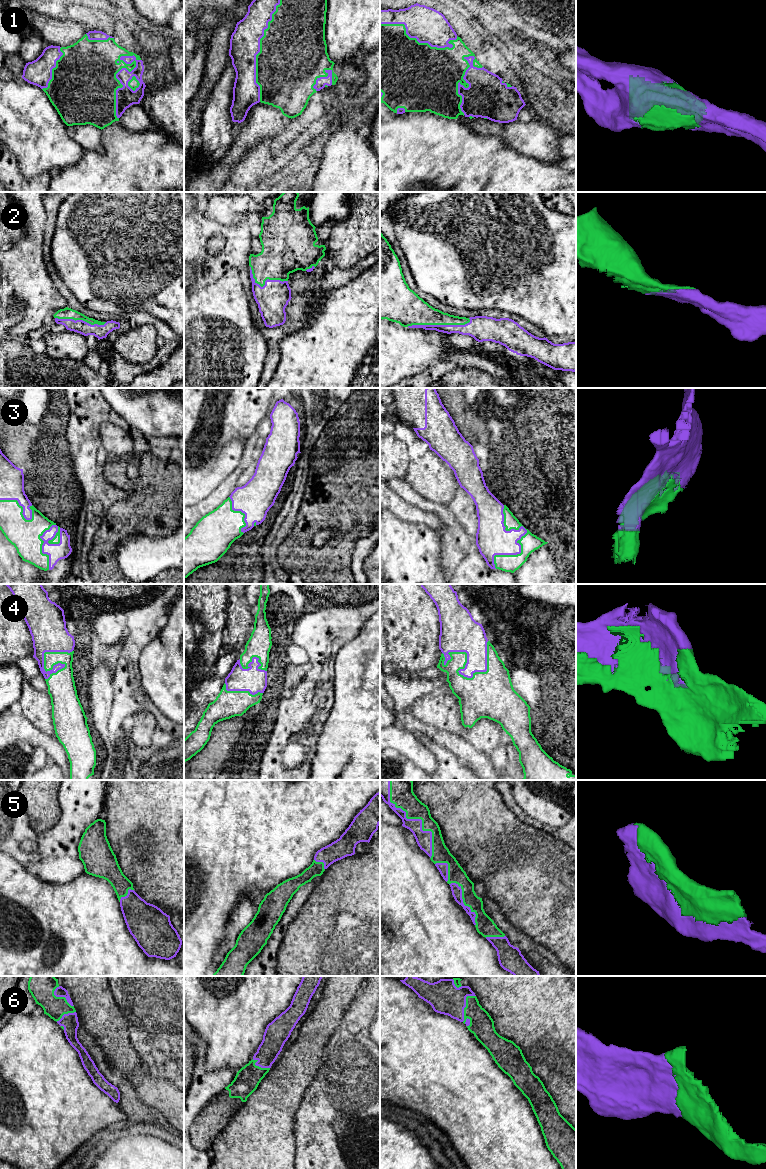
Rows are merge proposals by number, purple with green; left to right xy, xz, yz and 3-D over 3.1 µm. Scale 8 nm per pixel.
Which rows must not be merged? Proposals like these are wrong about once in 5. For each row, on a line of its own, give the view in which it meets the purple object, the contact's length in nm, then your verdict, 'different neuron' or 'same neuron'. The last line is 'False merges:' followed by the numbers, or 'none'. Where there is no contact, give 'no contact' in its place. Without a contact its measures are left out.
1: meets purple in xy; contact 550 nm long; same neuron
2: meets purple in yz; contact 500 nm long; same neuron
3: meets purple in yz; contact 500 nm long; same neuron
4: meets purple in yz; contact 420 nm long; same neuron
5: meets purple in yz; contact 700 nm long; same neuron
6: meets purple in yz; contact 260 nm long; same neuron
False merges: none

